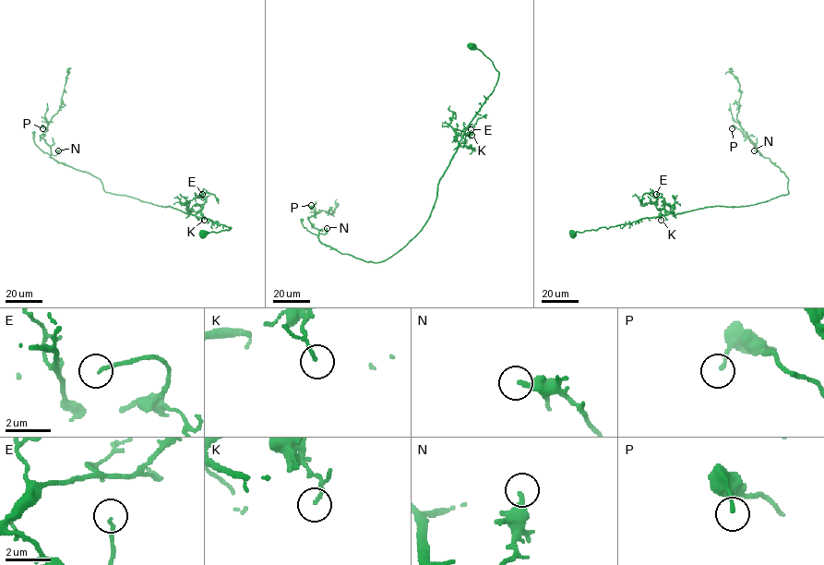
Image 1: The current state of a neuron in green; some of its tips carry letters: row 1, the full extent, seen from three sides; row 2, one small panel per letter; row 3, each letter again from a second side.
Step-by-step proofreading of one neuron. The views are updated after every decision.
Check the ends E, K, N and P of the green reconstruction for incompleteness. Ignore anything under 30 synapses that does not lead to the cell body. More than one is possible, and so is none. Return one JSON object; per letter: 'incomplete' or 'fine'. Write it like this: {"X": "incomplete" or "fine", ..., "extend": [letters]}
{"E": "fine", "K": "fine", "N": "fine", "P": "fine", "extend": []}

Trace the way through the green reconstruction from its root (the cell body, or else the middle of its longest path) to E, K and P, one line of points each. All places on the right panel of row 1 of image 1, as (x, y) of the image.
E: (572, 233), (608, 229), (641, 219), (667, 215), (667, 211), (656, 207), (655, 200), (662, 194), (656, 194)
K: (572, 233), (657, 217), (661, 212), (661, 220)
P: (572, 233), (713, 206), (749, 206), (787, 194), (785, 174), (739, 129), (732, 128)

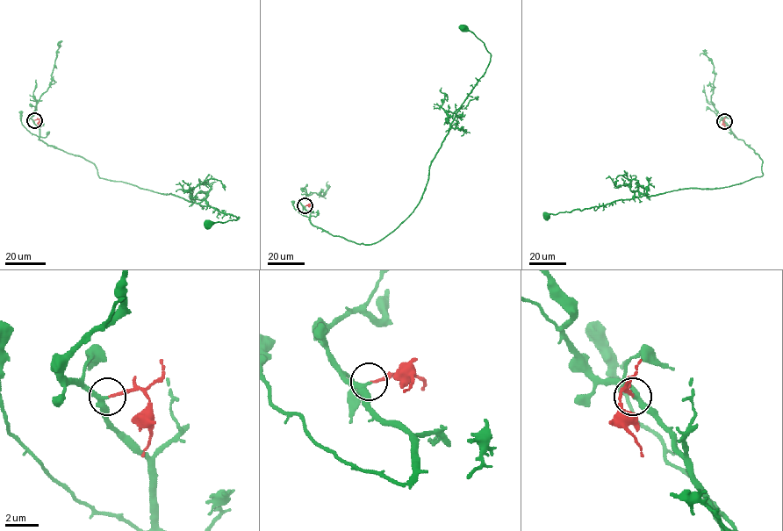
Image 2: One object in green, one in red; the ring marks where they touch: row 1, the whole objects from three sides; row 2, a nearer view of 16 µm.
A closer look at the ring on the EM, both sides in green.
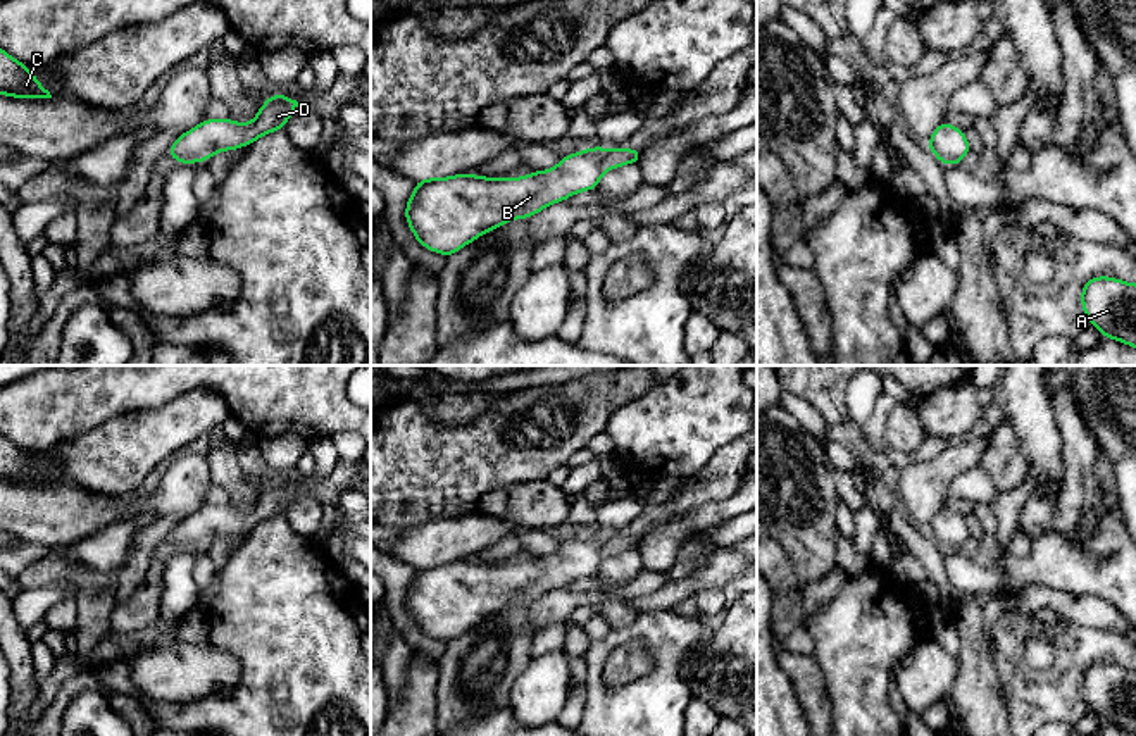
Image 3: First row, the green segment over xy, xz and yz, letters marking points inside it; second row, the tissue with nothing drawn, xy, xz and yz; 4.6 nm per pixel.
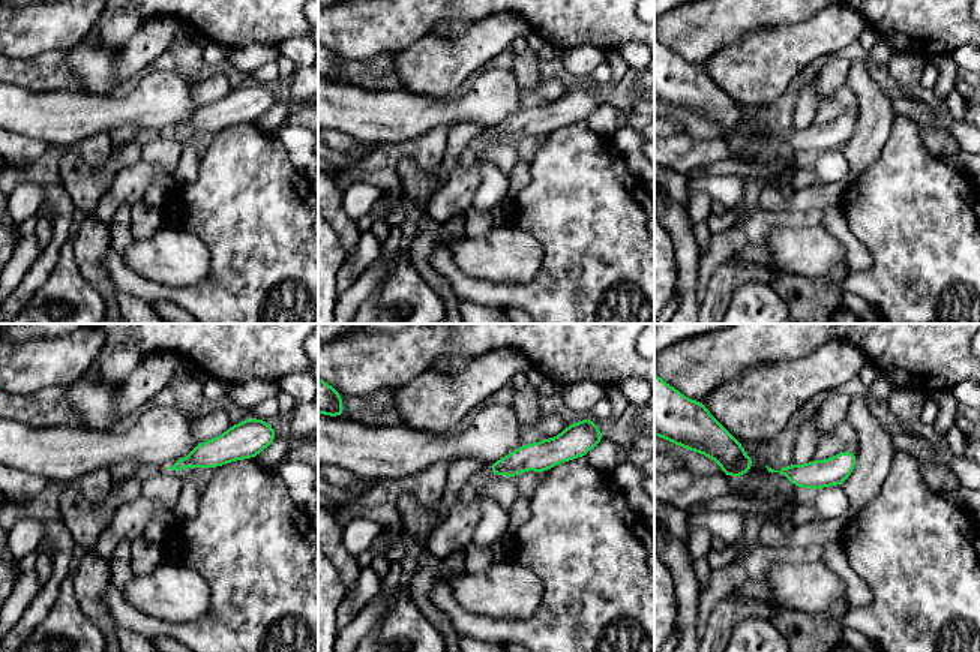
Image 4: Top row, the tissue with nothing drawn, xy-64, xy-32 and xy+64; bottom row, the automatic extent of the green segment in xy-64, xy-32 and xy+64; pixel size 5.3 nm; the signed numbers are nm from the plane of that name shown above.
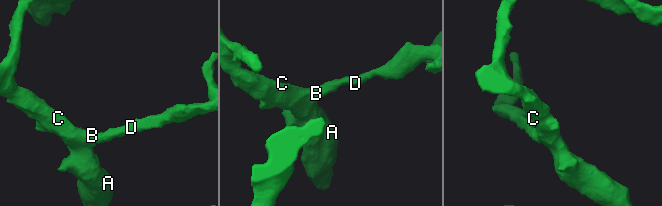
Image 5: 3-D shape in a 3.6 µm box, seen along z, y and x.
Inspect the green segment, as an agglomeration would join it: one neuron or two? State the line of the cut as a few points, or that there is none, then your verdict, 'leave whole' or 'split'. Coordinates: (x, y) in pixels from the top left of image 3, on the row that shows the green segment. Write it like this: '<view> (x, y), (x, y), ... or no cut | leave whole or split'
no cut | leave whole

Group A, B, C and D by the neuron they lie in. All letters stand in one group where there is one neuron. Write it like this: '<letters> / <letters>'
A B C D

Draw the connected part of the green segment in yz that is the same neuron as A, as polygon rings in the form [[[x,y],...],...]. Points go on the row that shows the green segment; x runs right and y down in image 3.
[[[1096,276],[1083,284],[1081,307],[1103,338],[1136,348],[1136,284]]]

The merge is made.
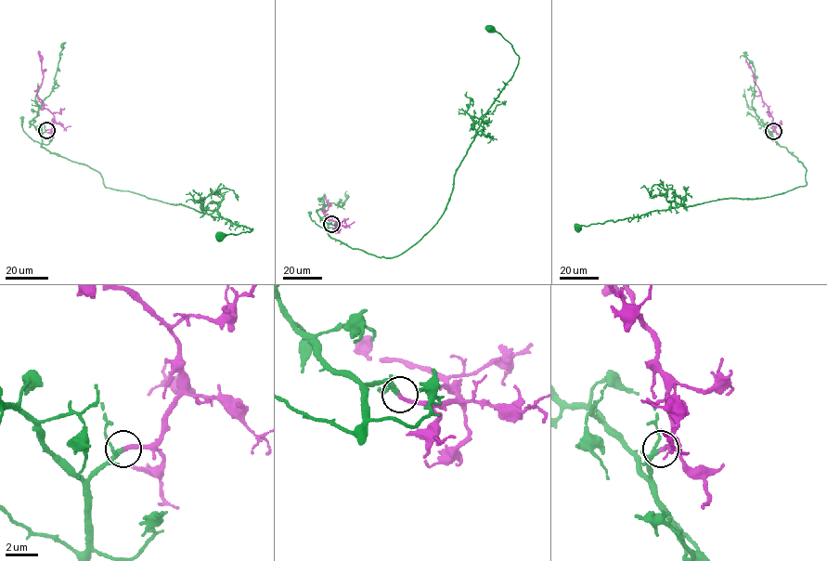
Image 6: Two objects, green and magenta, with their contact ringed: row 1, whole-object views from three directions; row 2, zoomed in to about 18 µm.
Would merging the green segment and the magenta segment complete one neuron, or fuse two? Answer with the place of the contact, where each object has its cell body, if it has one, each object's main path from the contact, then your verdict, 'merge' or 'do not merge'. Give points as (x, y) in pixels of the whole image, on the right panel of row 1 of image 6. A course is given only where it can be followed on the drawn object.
place (773, 131); soma green (577, 227); soma magenta none; course green (773, 131), (777, 143), (806, 167), (806, 185), (770, 196), (718, 199), (577, 227); course magenta (773, 131), (773, 118), (745, 58); merge

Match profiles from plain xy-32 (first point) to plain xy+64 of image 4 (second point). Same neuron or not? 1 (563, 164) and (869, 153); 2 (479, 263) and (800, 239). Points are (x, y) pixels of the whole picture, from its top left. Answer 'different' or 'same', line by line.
1: different
2: same

